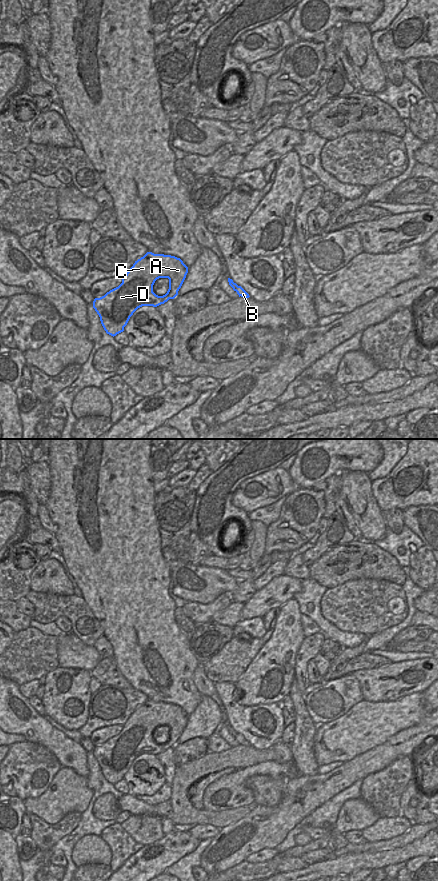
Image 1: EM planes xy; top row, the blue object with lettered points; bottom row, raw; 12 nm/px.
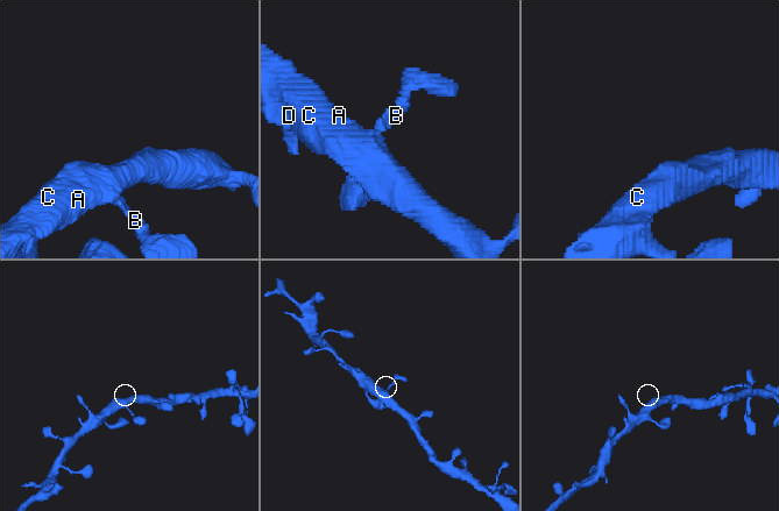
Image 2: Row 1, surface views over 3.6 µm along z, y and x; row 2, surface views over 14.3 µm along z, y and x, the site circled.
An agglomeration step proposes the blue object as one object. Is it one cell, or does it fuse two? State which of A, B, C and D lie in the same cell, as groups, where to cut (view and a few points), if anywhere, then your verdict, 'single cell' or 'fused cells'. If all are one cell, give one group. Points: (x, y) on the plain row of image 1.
A B C D; no cut; single cell

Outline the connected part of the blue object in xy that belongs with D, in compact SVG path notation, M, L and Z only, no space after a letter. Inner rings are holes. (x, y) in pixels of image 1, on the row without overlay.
M147 700L135 709L118 735L94 747L93 756L106 781L114 785L123 780L138 756L157 755L174 747L187 721L188 715L180 706ZM159 726L169 727L169 737L163 744L153 740L153 733Z

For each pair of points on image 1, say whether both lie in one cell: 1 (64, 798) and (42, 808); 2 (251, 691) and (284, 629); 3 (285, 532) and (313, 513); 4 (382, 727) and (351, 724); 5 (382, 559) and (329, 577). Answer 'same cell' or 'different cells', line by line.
1: same cell
2: same cell
3: same cell
4: same cell
5: same cell

